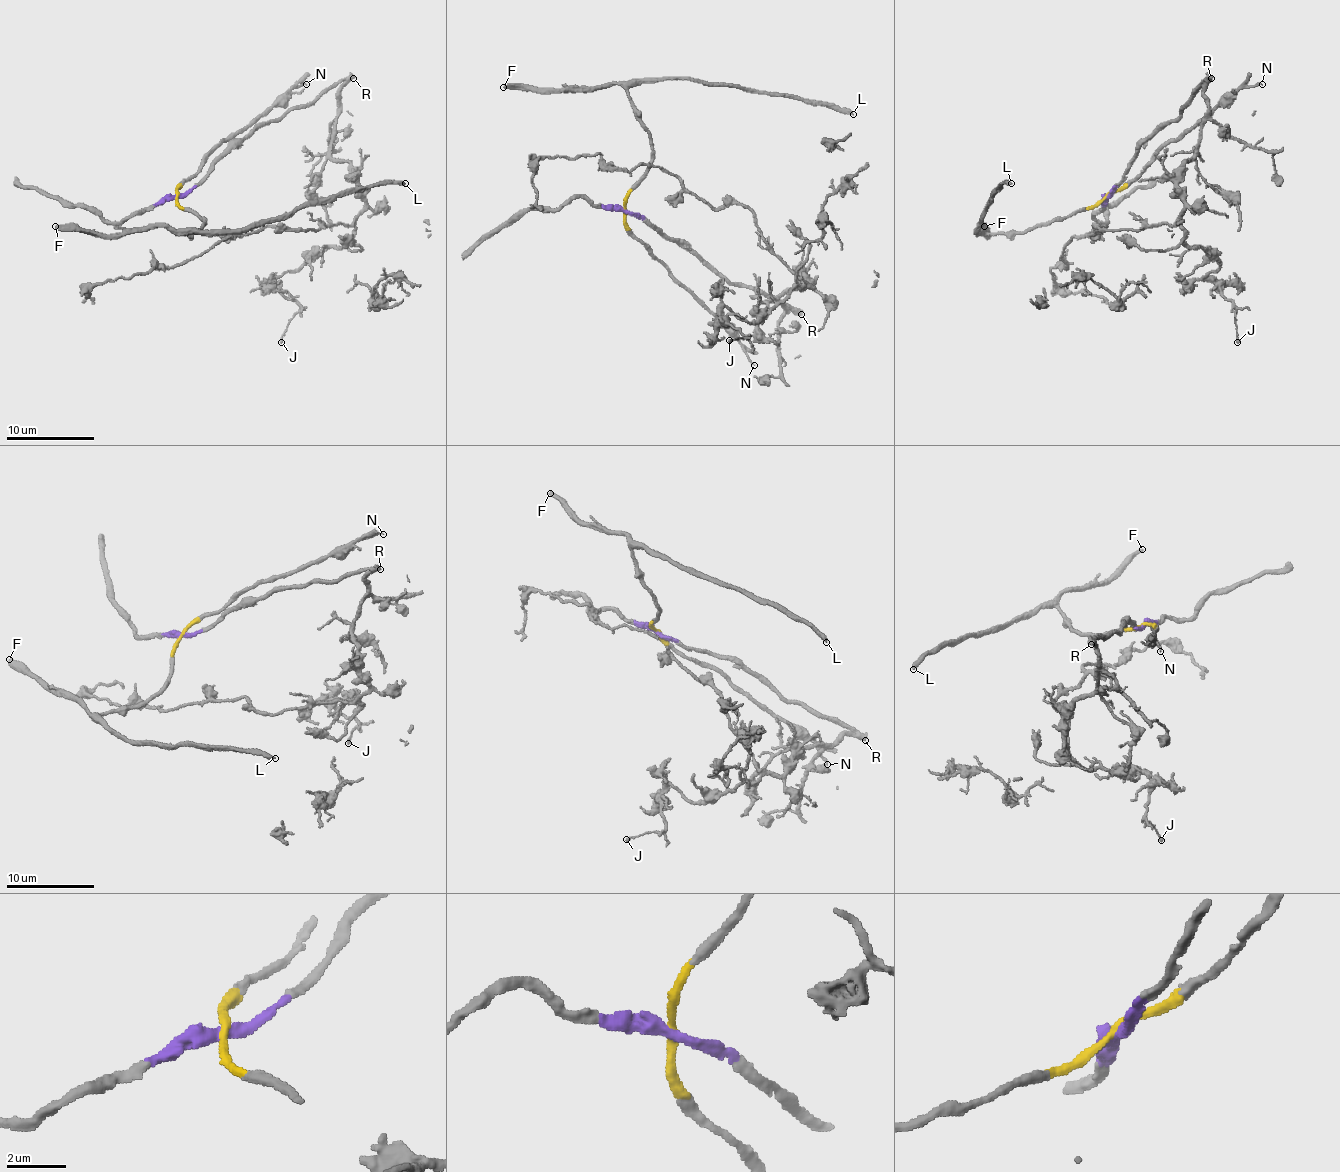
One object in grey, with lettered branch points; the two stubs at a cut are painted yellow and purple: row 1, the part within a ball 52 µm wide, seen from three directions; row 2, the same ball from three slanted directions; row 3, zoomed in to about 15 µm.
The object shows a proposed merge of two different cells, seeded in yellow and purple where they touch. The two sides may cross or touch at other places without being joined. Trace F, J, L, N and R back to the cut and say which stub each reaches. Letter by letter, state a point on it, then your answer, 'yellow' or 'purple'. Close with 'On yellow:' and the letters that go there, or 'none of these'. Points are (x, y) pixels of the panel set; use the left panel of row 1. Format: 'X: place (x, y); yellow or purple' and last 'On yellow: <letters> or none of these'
F: place (55, 226); yellow
J: place (281, 342); purple
L: place (405, 183); yellow
N: place (306, 84); yellow
R: place (353, 78); purple
On yellow: F, L, N

